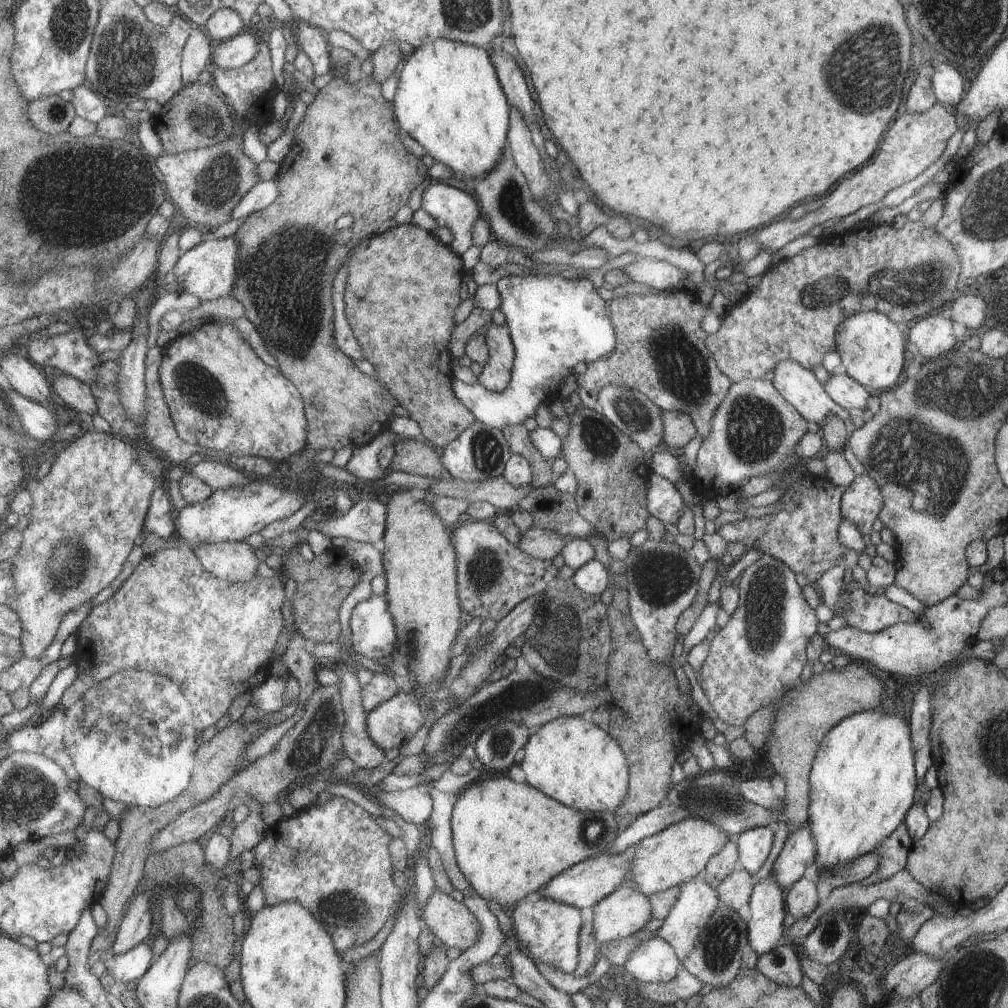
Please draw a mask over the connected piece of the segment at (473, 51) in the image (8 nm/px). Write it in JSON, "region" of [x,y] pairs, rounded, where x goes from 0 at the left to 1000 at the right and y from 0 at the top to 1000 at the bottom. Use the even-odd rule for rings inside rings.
{"region":[[[432,40],[412,50],[398,71],[390,103],[398,129],[406,131],[418,143],[416,151],[426,153],[434,163],[443,165],[449,171],[449,177],[453,179],[465,181],[487,175],[487,171],[491,171],[505,153],[509,103],[503,97],[503,91],[499,89],[495,71],[483,48],[449,40]]]}

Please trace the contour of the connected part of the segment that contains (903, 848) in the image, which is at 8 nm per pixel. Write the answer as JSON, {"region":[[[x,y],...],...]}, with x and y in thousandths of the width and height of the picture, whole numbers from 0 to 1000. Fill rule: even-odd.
{"region":[[[892,817],[892,821],[888,821],[888,825],[884,825],[884,829],[880,829],[878,833],[874,833],[868,843],[872,849],[872,857],[868,867],[872,869],[872,873],[880,873],[884,869],[888,869],[890,865],[898,863],[900,857],[900,847],[904,845],[906,833],[900,827],[898,817]]]}

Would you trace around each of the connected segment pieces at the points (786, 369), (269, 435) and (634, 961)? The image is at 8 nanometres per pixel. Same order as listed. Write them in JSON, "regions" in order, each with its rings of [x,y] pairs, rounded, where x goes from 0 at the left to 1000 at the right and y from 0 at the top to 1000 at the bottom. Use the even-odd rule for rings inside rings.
{"regions":[[[[775,357],[769,361],[767,383],[775,389],[775,393],[801,415],[801,419],[809,419],[813,423],[820,421],[820,413],[832,413],[840,419],[842,411],[830,403],[818,389],[816,381],[793,359]]],[[[205,321],[195,329],[180,333],[164,347],[164,357],[160,363],[160,381],[164,395],[170,403],[172,417],[176,419],[178,433],[195,442],[213,444],[215,448],[229,452],[257,452],[275,456],[287,456],[295,448],[307,442],[305,438],[305,401],[299,397],[299,387],[293,385],[275,365],[263,361],[253,345],[241,337],[233,321]]],[[[652,929],[626,946],[620,962],[638,976],[664,976],[678,962],[678,952],[664,933]]]]}

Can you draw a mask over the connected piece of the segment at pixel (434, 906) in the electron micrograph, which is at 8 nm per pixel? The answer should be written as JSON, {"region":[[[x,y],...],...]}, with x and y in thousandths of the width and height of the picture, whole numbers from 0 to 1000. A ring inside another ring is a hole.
{"region":[[[436,881],[424,895],[420,911],[424,921],[428,921],[443,940],[455,940],[461,944],[469,940],[477,929],[477,917],[471,905],[461,895],[453,895]]]}

